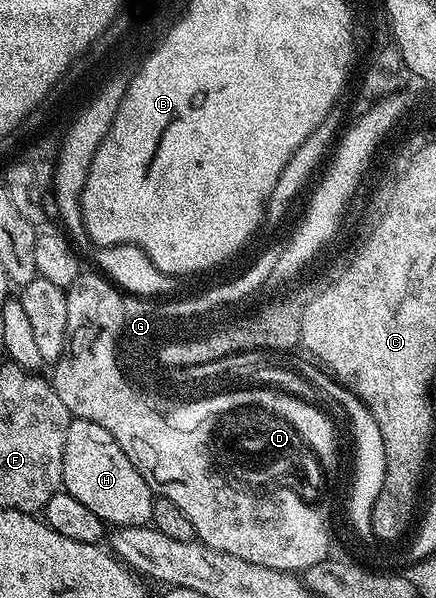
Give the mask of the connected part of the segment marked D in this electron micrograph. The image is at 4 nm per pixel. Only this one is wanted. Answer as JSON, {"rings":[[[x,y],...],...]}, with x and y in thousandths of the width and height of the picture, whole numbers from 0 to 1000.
{"rings":[[[186,455],[183,465],[151,485],[156,579],[126,605],[122,617],[128,619],[115,624],[133,667],[151,674],[167,699],[186,697],[225,707],[225,714],[243,714],[326,801],[335,801],[351,826],[401,841],[427,868],[445,875],[447,903],[491,921],[546,928],[546,935],[592,941],[592,948],[681,962],[720,948],[720,941],[755,936],[752,910],[759,905],[764,910],[766,891],[761,885],[743,888],[750,878],[741,876],[736,846],[755,833],[752,811],[734,799],[734,784],[766,778],[775,724],[752,724],[752,711],[743,711],[734,691],[716,691],[716,684],[697,684],[697,677],[679,677],[679,671],[624,664],[624,657],[555,657],[532,666],[468,671],[461,677],[431,677],[431,684],[404,684],[399,707],[367,697],[367,691],[349,691],[321,664],[303,664],[303,651],[284,645],[275,624],[266,624],[266,610],[257,610],[257,557],[266,557],[266,543],[275,543],[275,503],[266,503],[266,478],[227,455],[209,455]]]}

